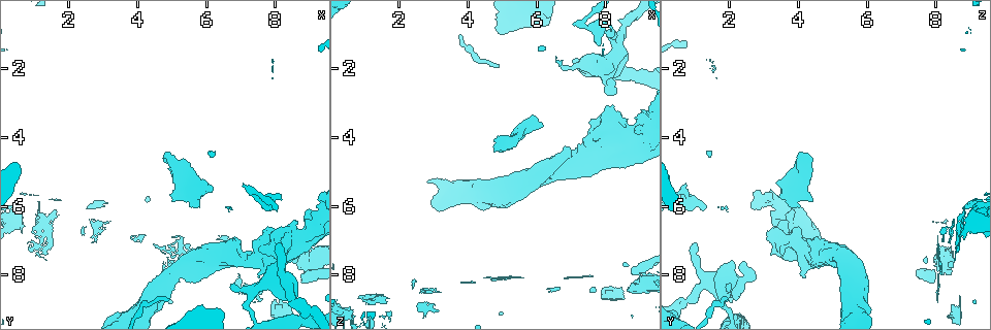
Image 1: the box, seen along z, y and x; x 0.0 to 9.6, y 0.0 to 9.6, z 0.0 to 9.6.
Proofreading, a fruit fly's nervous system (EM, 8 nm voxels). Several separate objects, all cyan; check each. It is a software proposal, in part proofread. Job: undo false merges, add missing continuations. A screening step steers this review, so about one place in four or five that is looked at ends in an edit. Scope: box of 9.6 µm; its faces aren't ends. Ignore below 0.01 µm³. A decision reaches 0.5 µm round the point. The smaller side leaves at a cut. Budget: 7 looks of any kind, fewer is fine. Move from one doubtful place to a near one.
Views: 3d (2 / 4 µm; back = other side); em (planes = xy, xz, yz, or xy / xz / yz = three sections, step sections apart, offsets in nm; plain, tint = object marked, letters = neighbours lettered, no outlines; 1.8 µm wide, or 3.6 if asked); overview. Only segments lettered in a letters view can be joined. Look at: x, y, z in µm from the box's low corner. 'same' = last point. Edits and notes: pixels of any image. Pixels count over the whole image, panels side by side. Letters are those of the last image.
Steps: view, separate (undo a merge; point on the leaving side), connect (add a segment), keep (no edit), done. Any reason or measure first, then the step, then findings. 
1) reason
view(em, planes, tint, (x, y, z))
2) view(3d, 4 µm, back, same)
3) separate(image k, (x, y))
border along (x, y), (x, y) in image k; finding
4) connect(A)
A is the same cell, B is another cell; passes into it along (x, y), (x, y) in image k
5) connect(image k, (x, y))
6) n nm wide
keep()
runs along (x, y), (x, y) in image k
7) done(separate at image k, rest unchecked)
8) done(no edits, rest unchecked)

thick turns thin
view(3d, 2 µm, (7.35, 8.60, 1.80))

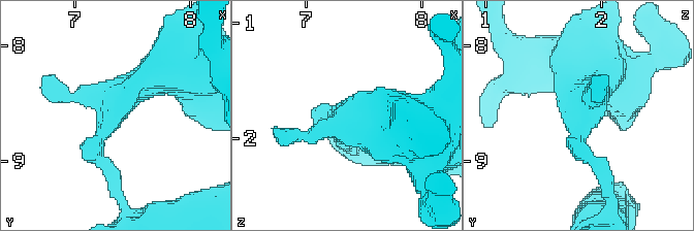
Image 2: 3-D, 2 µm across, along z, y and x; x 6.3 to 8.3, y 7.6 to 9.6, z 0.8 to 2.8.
view(em, planes, letters, (7.30, 8.56, 1.84))

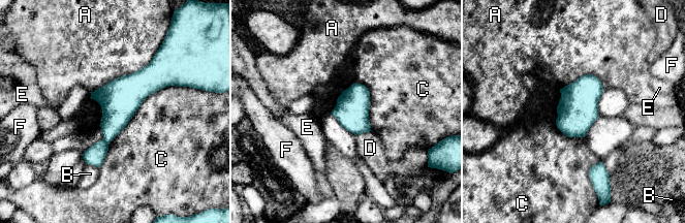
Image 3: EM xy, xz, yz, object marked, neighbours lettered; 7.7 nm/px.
C touches over 900 nm
separate(image 3, (95, 155))
A, B, C, D, E and F are other cells; border along (103, 139), (107, 144) in image 3; a second cell is stuck on

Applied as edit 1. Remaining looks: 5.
sudden change in width
view(em, xz, step 8, tint, (8.00, 6.95, 3.55))

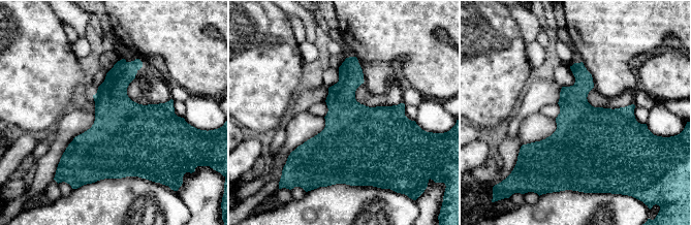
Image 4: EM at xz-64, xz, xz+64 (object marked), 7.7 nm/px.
cut it another way
view(em, planes, letters, same)

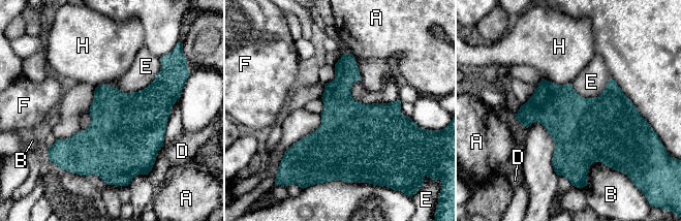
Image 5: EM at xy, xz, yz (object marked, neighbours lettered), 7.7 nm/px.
E touches over 460 nm
keep()
A, B, D, E, F and H are other cells; all the same cell

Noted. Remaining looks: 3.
view(em, planes, letters, (6.20, 5.55, 3.65))

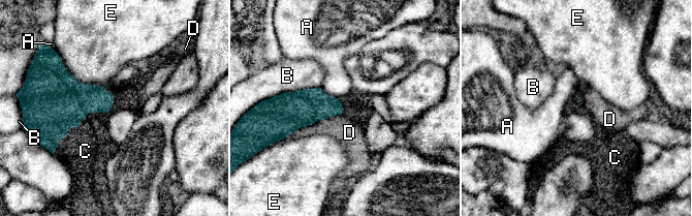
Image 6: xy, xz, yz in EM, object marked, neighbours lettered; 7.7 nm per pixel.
connect(C)
C is the same cell, A, B, D and E are other cells; passes into it along (56, 102), (79, 125), (85, 151) in image 6; the cell continues

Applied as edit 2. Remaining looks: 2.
done(separate at image 3, connect at image 6, rest unchecked)

